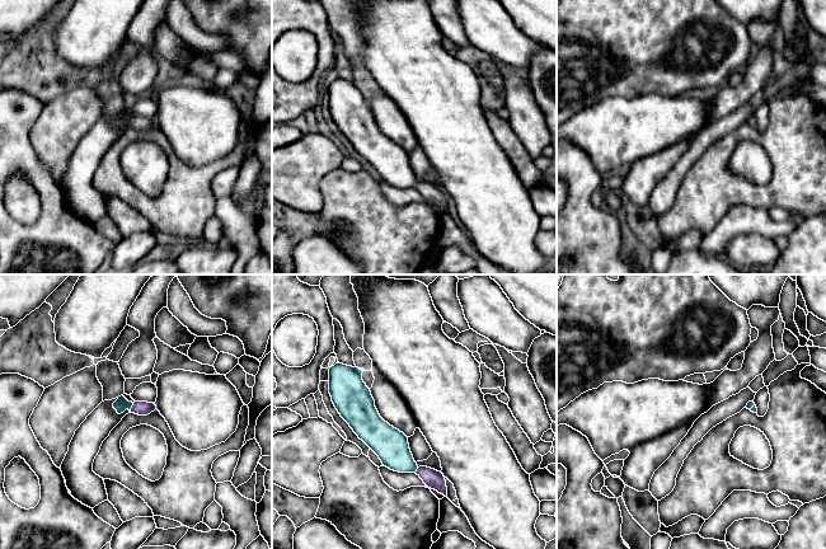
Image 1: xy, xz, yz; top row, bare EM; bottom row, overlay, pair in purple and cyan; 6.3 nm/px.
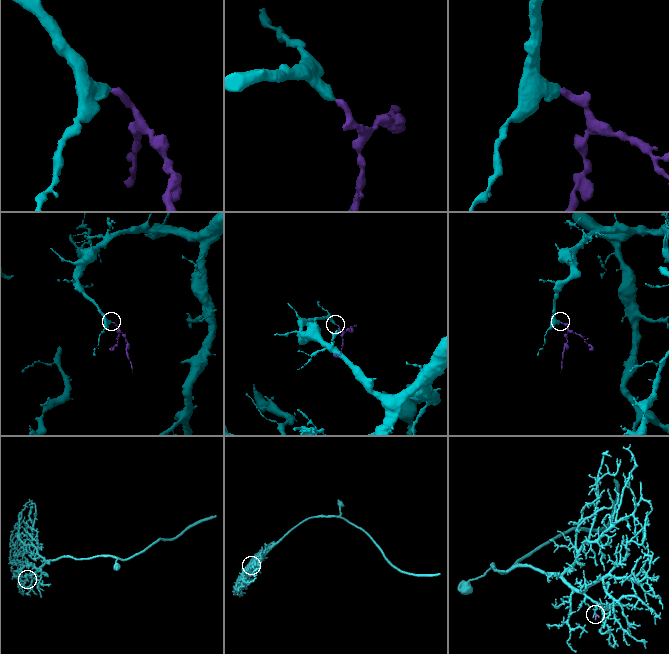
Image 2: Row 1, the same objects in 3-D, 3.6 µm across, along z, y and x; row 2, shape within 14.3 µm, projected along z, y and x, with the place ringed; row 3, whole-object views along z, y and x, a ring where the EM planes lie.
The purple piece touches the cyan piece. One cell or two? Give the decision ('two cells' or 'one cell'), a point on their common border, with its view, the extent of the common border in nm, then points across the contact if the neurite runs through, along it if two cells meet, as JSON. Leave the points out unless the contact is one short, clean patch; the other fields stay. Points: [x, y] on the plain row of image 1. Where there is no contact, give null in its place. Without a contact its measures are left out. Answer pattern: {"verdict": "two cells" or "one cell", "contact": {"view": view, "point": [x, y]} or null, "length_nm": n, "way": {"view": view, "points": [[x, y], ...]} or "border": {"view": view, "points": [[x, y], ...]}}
{"verdict": "one cell", "contact": {"view": "xy", "point": [132, 122]}, "length_nm": 60, "way": {"view": "xy", "points": [[142, 123], [132, 122], [121, 120]]}}

